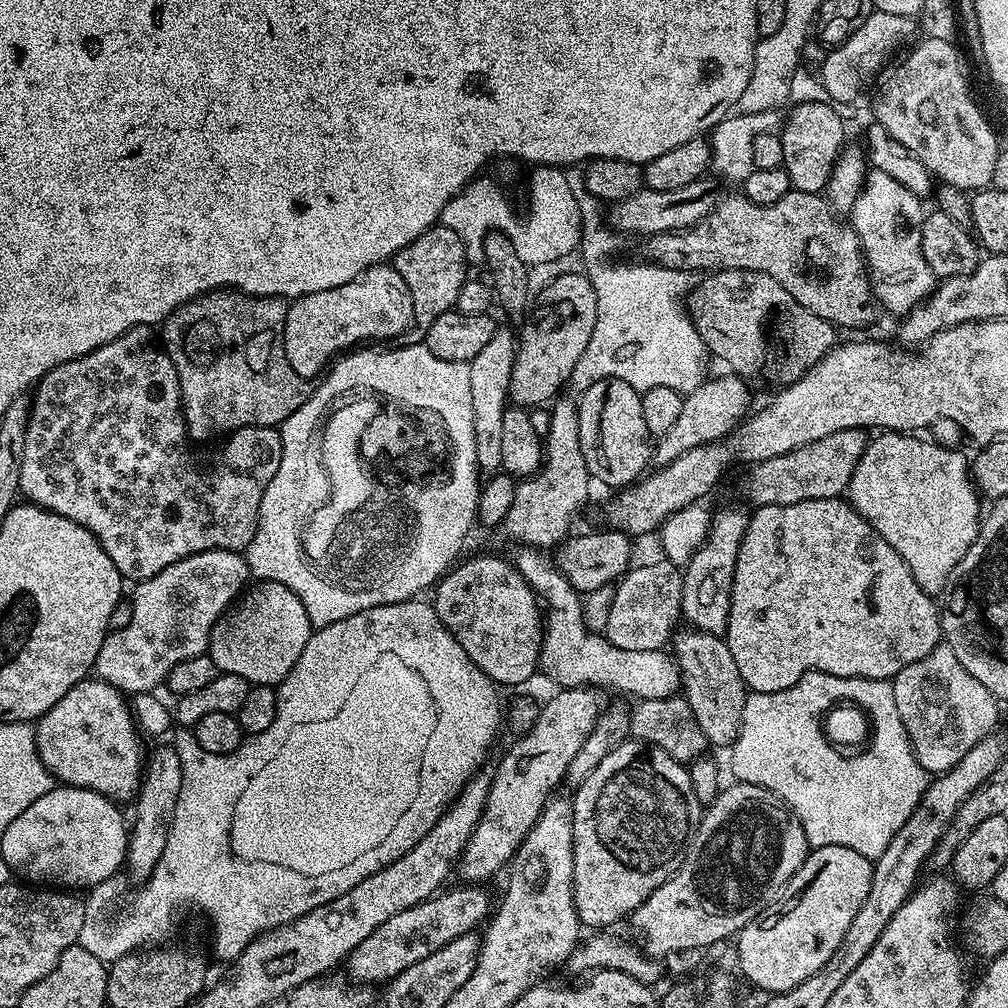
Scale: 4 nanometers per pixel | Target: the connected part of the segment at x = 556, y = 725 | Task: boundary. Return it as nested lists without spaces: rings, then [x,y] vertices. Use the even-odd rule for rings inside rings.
[[[564,686],[557,696],[543,701],[538,718],[530,731],[513,739],[512,749],[501,758],[492,772],[490,794],[476,829],[470,834],[458,863],[461,881],[476,886],[488,882],[500,867],[507,865],[520,843],[536,825],[545,804],[553,799],[556,787],[567,777],[574,754],[584,745],[602,711],[601,693],[592,686]]]

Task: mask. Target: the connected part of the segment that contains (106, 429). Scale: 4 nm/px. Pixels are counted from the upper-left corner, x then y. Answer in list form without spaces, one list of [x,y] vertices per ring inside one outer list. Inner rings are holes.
[[[143,324],[126,330],[114,342],[106,342],[98,346],[90,354],[82,358],[74,358],[54,370],[50,370],[35,385],[32,396],[32,413],[26,430],[26,454],[22,454],[22,478],[20,490],[25,501],[34,503],[47,512],[62,514],[62,518],[70,518],[70,522],[78,522],[78,526],[86,526],[90,534],[98,538],[102,550],[110,554],[110,562],[118,566],[121,577],[125,581],[139,582],[154,578],[166,566],[179,560],[185,560],[206,550],[230,550],[243,553],[248,543],[254,538],[256,527],[260,521],[262,494],[266,494],[266,486],[270,486],[270,478],[278,474],[278,468],[272,472],[264,472],[264,476],[256,476],[252,468],[244,468],[244,460],[214,460],[206,454],[204,464],[172,464],[172,452],[189,452],[193,448],[190,443],[188,427],[184,425],[184,410],[180,398],[180,383],[174,370],[174,362],[164,351],[155,327]]]

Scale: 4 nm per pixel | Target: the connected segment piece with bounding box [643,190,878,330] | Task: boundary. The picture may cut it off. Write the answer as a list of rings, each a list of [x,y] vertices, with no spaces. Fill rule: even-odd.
[[[787,192],[778,202],[755,204],[743,194],[717,199],[716,208],[706,218],[702,218],[693,228],[682,232],[663,232],[647,237],[643,241],[644,252],[657,268],[669,268],[689,274],[712,274],[722,268],[742,268],[745,272],[770,274],[794,302],[798,302],[810,314],[828,320],[837,329],[864,328],[876,320],[878,304],[874,299],[874,285],[864,262],[864,252],[860,240],[851,223],[844,224],[833,212],[832,205],[823,195],[815,192]]]

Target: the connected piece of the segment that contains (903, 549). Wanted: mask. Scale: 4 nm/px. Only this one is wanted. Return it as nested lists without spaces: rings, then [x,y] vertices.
[[[881,431],[879,434],[873,435],[868,441],[866,450],[862,454],[862,458],[858,462],[858,466],[854,466],[854,474],[848,483],[846,499],[851,504],[860,517],[869,524],[872,529],[882,537],[890,546],[894,546],[894,550],[906,562],[906,566],[910,568],[910,574],[914,576],[914,582],[922,588],[924,592],[929,594],[943,593],[944,586],[947,584],[950,574],[954,570],[954,566],[958,566],[958,562],[962,558],[962,554],[966,554],[966,550],[970,550],[970,546],[974,542],[974,538],[980,529],[982,519],[982,508],[980,512],[981,497],[978,495],[976,485],[970,475],[969,457],[964,457],[955,447],[944,447],[941,443],[937,443],[932,438],[927,440],[919,440],[916,434],[901,434],[896,431]]]

